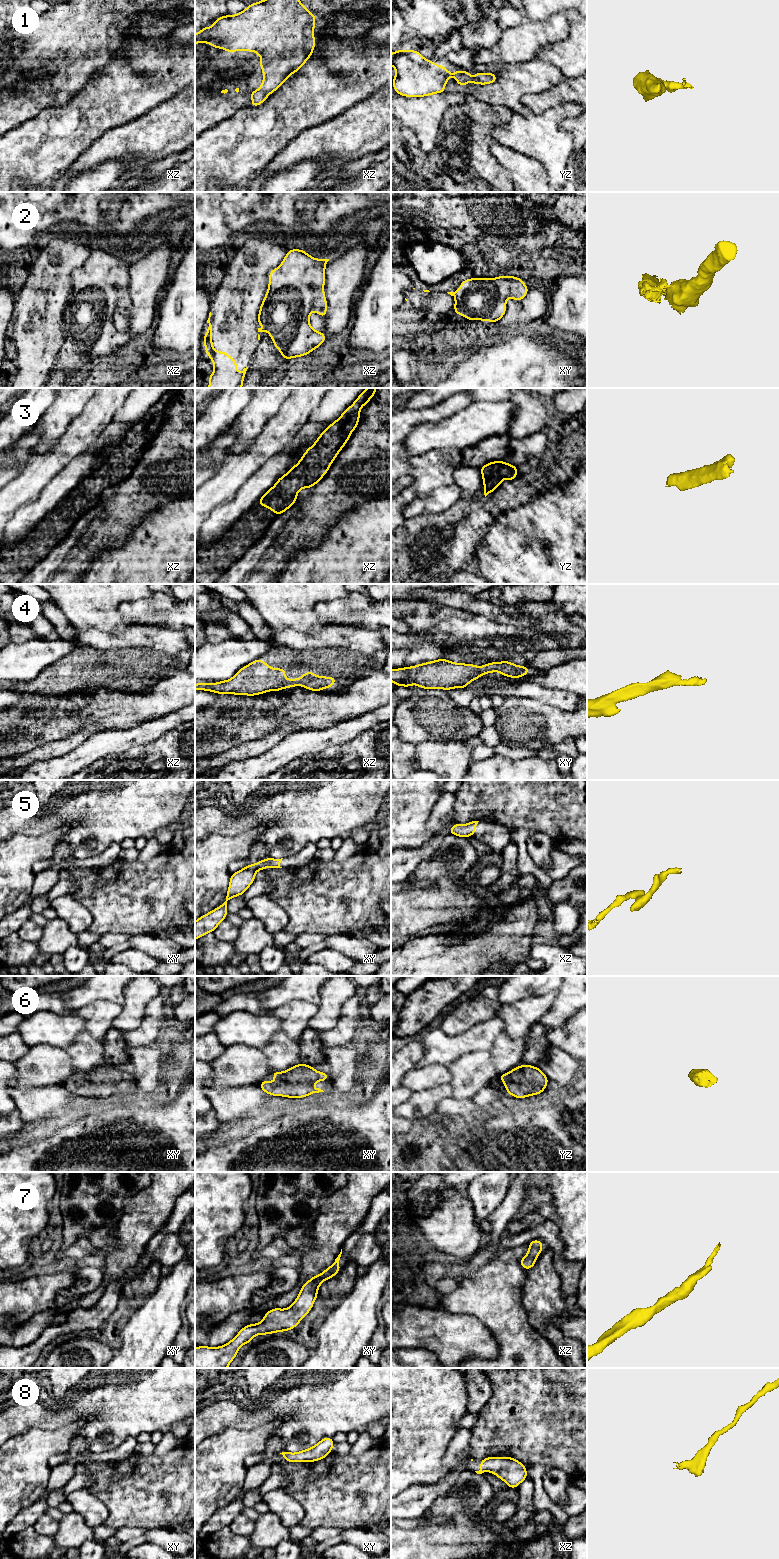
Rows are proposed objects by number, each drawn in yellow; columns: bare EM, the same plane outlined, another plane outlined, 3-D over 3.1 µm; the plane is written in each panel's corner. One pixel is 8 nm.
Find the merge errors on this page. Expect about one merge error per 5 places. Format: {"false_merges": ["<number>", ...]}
{"false_merges": ["2"]}

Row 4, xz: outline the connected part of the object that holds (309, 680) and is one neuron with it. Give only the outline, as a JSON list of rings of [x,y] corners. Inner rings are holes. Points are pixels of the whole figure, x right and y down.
[[[260,658],[241,668],[231,679],[218,683],[196,683],[195,690],[205,690],[219,694],[254,696],[268,691],[279,691],[294,686],[304,686],[308,690],[319,691],[332,688],[335,677],[316,676],[305,672],[299,679],[285,679],[285,668],[271,668]]]

